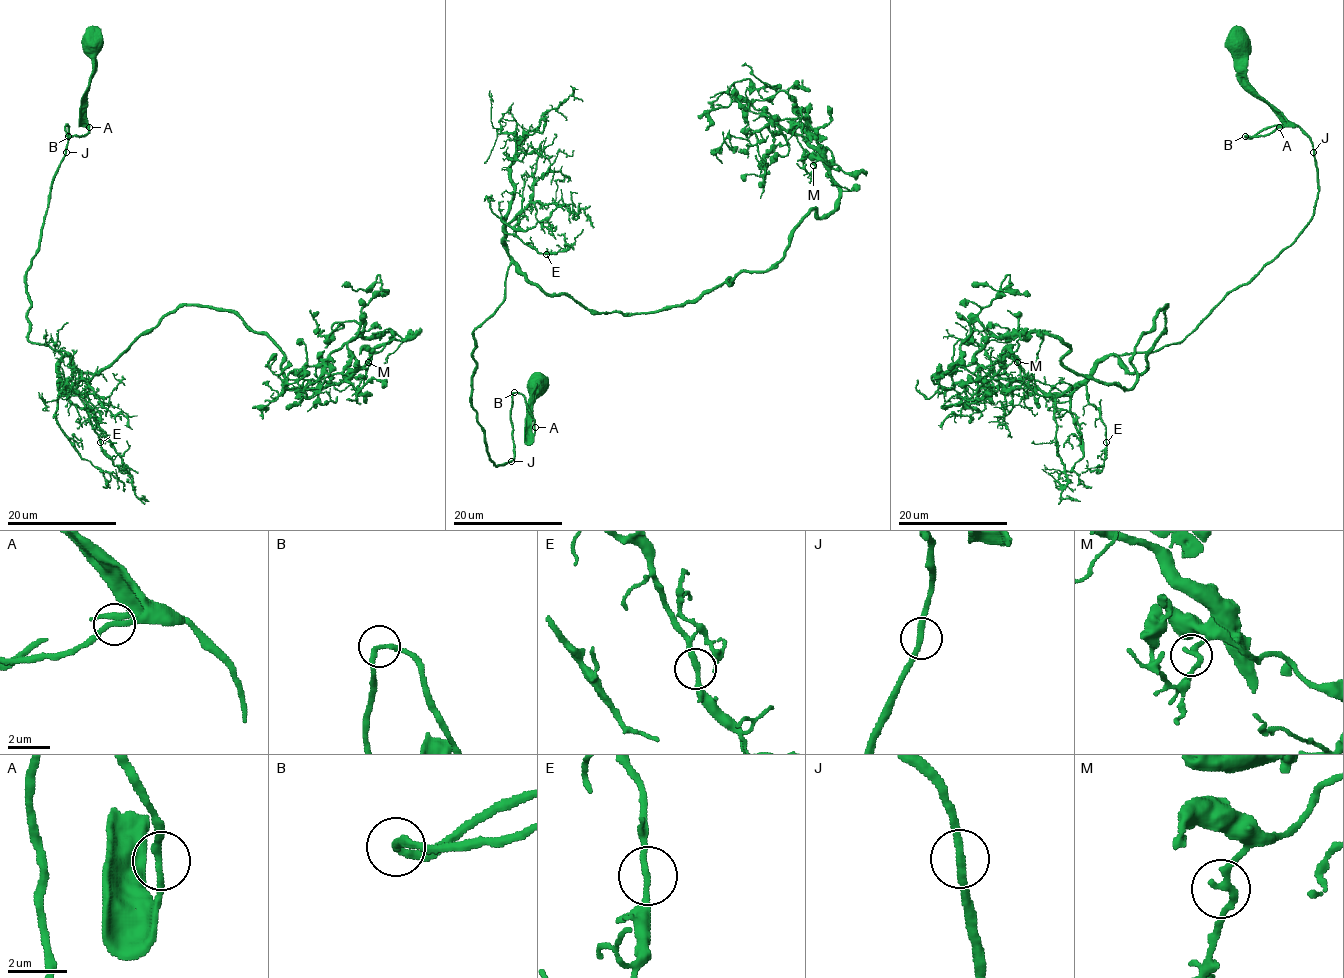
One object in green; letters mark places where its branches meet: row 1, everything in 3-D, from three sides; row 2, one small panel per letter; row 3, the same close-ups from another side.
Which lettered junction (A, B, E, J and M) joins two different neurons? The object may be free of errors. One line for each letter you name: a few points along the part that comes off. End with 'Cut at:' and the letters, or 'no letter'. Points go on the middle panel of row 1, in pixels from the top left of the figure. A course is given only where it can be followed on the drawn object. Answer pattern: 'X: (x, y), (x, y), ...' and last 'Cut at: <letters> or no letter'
Cut at: no letter

